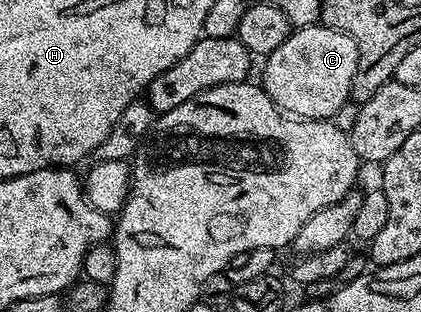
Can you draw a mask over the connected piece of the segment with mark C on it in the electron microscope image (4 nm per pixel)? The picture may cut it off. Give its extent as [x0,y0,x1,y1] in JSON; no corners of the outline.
[259,25,357,121]

